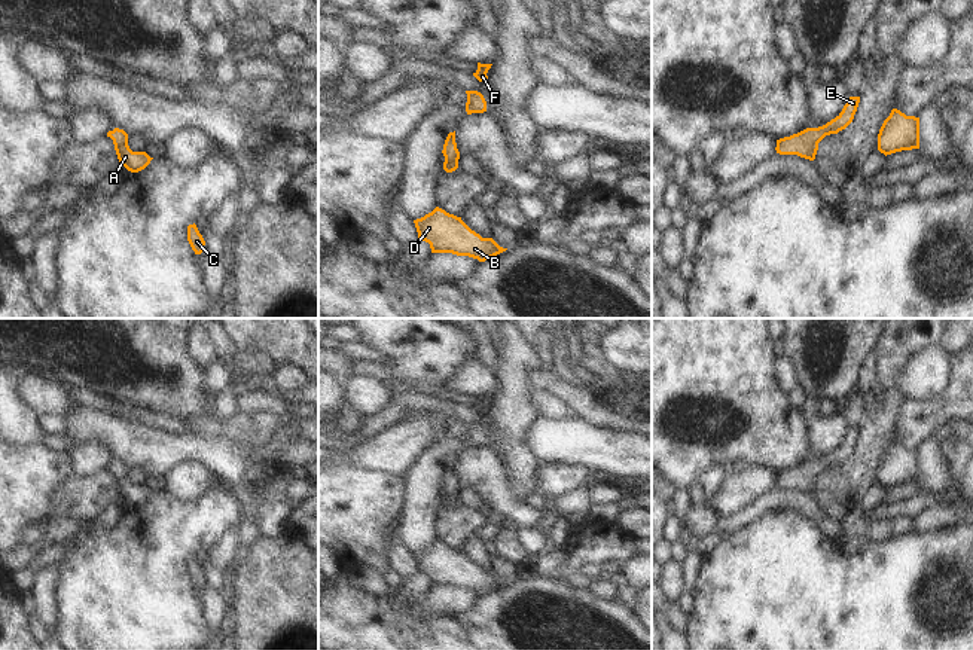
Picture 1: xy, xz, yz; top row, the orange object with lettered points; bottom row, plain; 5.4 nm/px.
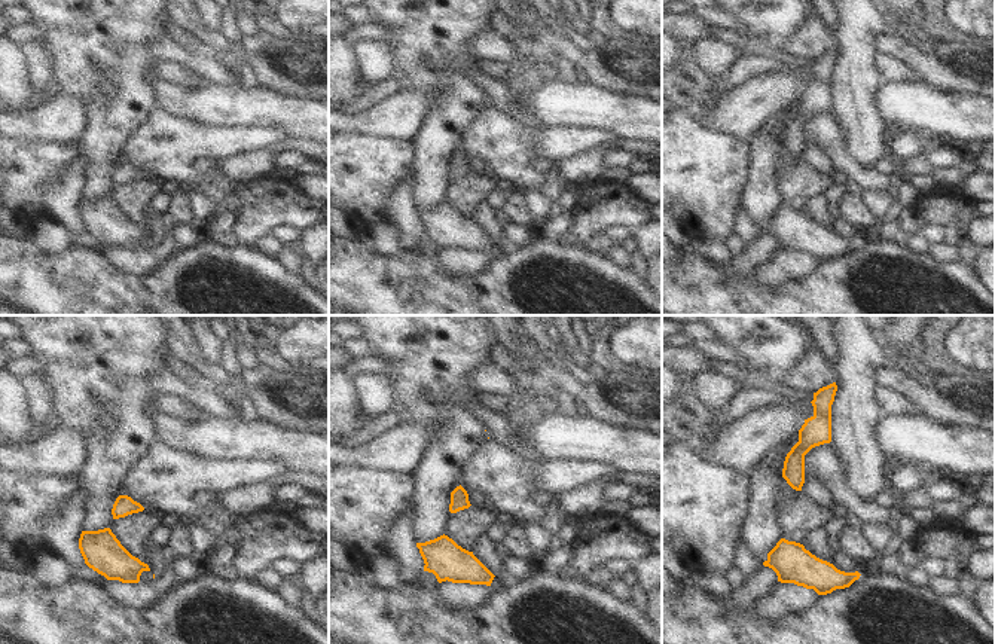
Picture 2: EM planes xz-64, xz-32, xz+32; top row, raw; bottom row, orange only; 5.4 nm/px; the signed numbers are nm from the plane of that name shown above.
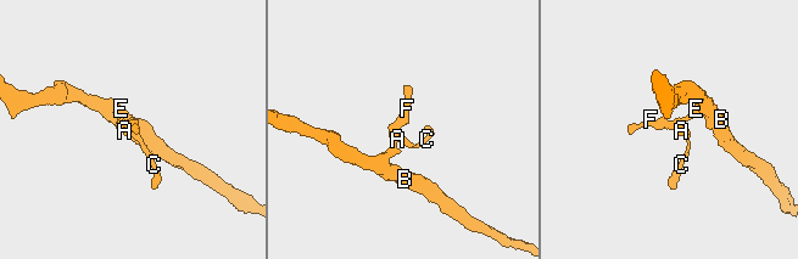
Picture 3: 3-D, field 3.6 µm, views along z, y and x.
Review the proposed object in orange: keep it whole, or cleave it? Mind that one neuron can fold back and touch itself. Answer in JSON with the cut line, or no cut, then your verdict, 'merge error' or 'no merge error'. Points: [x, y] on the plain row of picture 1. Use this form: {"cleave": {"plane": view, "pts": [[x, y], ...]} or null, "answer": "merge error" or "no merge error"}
{"cleave": null, "answer": "no merge error"}

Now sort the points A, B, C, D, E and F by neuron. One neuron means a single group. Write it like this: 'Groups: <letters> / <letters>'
Groups: A B C D E F

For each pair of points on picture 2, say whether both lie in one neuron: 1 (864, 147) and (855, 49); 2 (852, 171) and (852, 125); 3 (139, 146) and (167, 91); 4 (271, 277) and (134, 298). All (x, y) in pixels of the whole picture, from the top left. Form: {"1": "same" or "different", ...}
{"1": "same", "2": "different", "3": "different", "4": "same"}

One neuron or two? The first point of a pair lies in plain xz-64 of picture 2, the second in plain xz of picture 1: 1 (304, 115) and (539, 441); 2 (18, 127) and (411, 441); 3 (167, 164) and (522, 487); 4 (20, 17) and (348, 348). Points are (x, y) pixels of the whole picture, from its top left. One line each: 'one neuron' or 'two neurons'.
1: one neuron
2: one neuron
3: two neurons
4: one neuron

